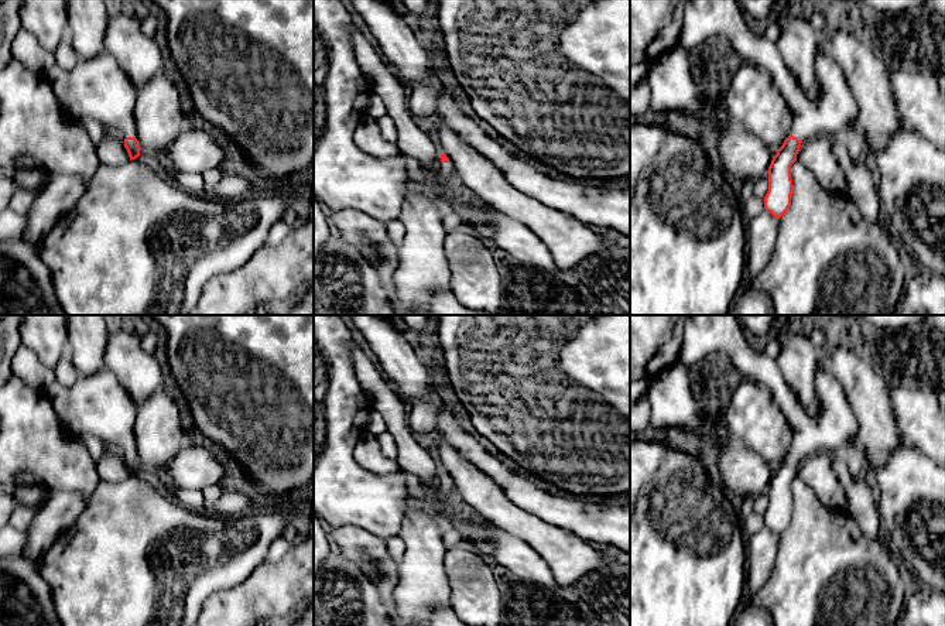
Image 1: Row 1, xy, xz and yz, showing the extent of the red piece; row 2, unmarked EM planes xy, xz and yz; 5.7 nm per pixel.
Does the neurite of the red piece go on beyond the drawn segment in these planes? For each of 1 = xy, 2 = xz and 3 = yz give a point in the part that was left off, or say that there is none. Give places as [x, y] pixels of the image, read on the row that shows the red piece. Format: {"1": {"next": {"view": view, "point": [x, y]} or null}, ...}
{"1": {"next": {"view": "xy", "point": [98, 88]}}, "2": {"next": {"view": "xz", "point": [423, 267]}}, "3": {"next": {"view": "yz", "point": [911, 187]}}}

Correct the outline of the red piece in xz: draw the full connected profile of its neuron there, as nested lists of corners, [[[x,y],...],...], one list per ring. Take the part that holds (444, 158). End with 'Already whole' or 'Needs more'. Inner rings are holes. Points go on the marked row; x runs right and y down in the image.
[[[441,153],[441,163],[435,170],[435,182],[432,185],[427,182],[427,174],[424,174],[427,191],[420,188],[412,179],[407,185],[407,195],[400,213],[405,235],[400,243],[400,264],[394,274],[396,295],[403,309],[420,307],[427,315],[431,315],[431,293],[434,290],[451,291],[451,270],[444,247],[448,233],[444,228],[444,216],[453,205],[446,199],[444,189],[455,182],[452,164]]]. Needs more

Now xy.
[[[103,51],[92,58],[79,58],[71,71],[55,64],[47,78],[69,116],[79,122],[95,120],[107,131],[120,134],[130,161],[140,155],[133,117],[137,89],[114,57]]]. Needs more

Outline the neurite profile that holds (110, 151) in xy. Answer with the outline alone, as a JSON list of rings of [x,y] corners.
[[[107,131],[102,141],[96,144],[96,154],[103,165],[116,167],[130,161],[123,136],[114,131]]]

